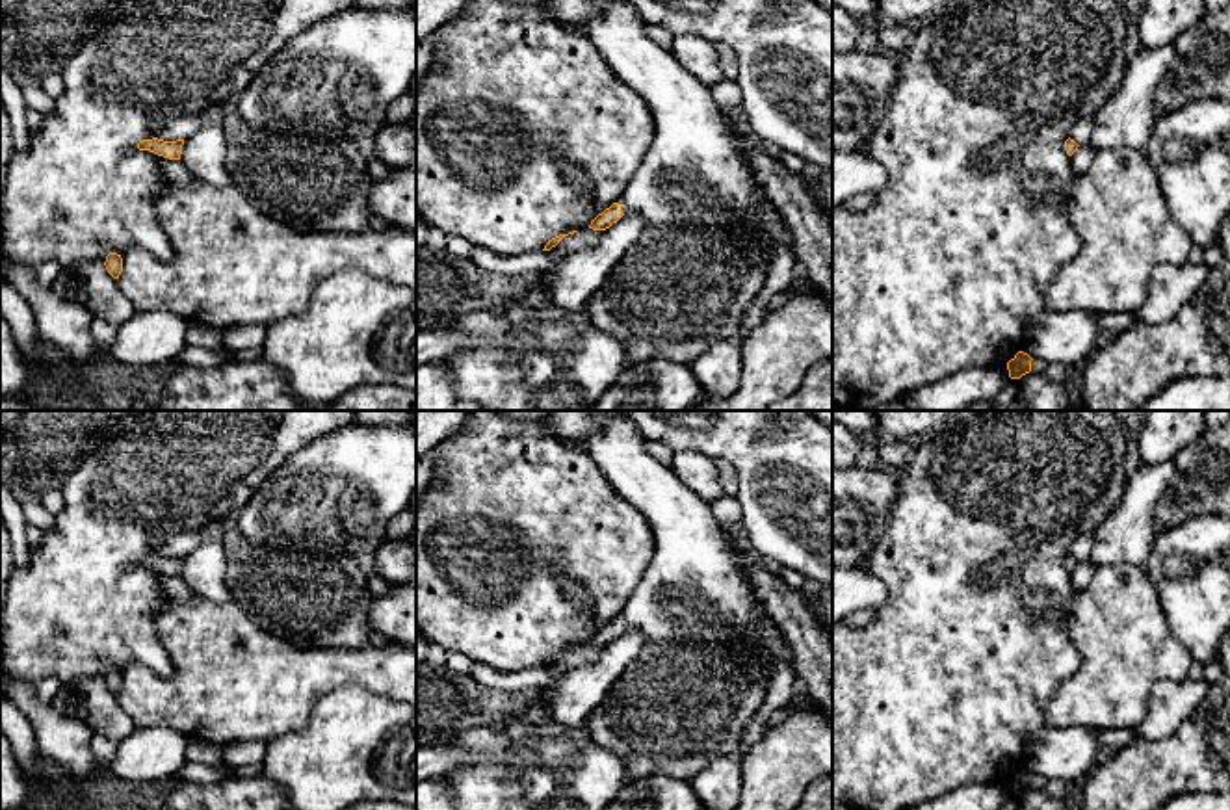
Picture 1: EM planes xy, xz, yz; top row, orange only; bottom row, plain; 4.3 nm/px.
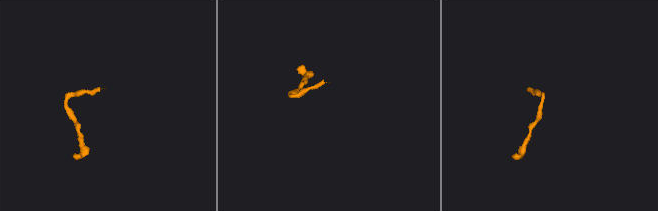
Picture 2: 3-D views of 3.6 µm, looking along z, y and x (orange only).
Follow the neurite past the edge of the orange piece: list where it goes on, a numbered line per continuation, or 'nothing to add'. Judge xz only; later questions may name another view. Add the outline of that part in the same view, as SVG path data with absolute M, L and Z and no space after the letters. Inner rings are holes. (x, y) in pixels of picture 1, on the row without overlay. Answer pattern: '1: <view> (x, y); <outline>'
1: xz (693, 591); M624 411L587 412L595 431L585 437L582 450L595 461L608 483L643 513L654 533L650 565L617 617L619 626L637 628L648 641L719 647L741 643L743 630L756 622L764 630L764 650L773 656L773 665L792 661L790 647L754 598L738 559L739 529L721 524L708 502L691 492L671 466L647 451L647 438Z

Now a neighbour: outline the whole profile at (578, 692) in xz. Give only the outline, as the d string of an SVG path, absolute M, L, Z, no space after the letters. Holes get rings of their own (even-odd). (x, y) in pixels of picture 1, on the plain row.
M626 628L595 660L567 671L546 689L552 702L550 719L567 726L585 726L591 712L606 700L647 641L641 630Z

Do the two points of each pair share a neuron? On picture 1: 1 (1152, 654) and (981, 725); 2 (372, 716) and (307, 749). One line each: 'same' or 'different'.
1: different
2: same

